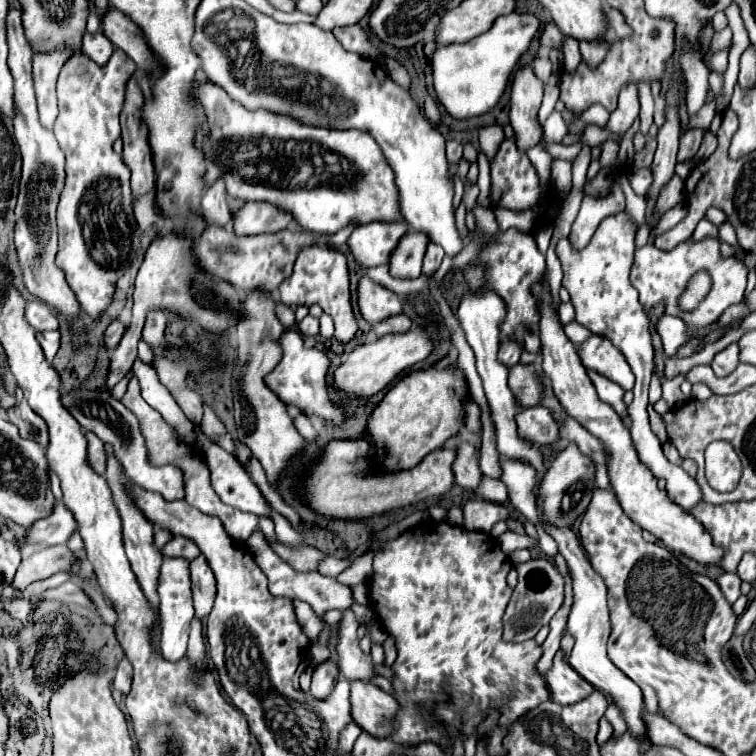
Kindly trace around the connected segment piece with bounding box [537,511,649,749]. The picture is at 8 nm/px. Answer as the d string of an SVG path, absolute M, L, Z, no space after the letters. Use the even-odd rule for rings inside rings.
M537 511L537 521L543 527L543 531L547 535L551 535L557 541L557 549L559 553L565 557L571 577L573 577L573 607L569 613L569 621L567 621L567 631L573 635L575 639L575 647L569 655L569 665L585 679L589 681L595 689L605 691L607 695L611 695L611 699L619 705L619 709L625 713L625 721L627 727L631 729L631 733L635 737L645 739L643 749L647 749L649 739L647 733L643 729L643 721L641 721L641 713L643 713L643 697L641 697L641 689L619 669L615 669L615 665L611 665L609 657L607 657L607 639L611 633L611 625L609 625L609 609L607 609L607 587L603 577L591 567L579 535L571 529L571 527L551 527L549 521L545 521L543 511Z

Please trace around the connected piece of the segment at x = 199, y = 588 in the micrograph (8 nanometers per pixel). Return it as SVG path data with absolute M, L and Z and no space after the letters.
M203 555L195 557L189 563L189 571L191 571L193 601L195 601L195 617L203 619L211 613L211 607L215 601L215 577Z

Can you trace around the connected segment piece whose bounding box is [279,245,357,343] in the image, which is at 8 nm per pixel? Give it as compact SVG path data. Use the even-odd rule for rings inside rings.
M311 245L303 249L295 261L293 275L279 285L279 299L285 305L321 305L325 313L329 313L335 321L335 339L341 343L351 341L357 331L357 323L351 309L351 295L349 295L349 271L347 259L343 253L329 245Z

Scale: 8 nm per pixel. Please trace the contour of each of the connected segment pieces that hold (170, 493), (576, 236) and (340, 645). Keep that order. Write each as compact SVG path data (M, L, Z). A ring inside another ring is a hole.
M71 389L61 395L61 403L85 431L93 431L103 443L113 447L113 455L123 465L123 471L129 477L129 481L135 481L135 485L139 485L147 491L161 493L163 499L167 499L167 501L183 499L183 481L181 481L183 475L179 473L179 469L151 465L147 441L143 437L139 419L121 401L113 399L113 395L109 391Z
M619 183L613 185L609 195L603 195L603 197L585 195L581 201L581 211L575 219L571 235L569 235L571 247L577 251L587 247L591 237L595 235L601 219L615 215L615 213L621 213L623 207L625 207L625 195L623 195L623 189Z
M345 609L343 619L339 625L339 637L337 637L337 663L341 673L351 679L351 681L371 681L377 671L373 669L373 659L371 655L365 655L359 647L357 639L357 627L359 621L353 615L353 611Z

